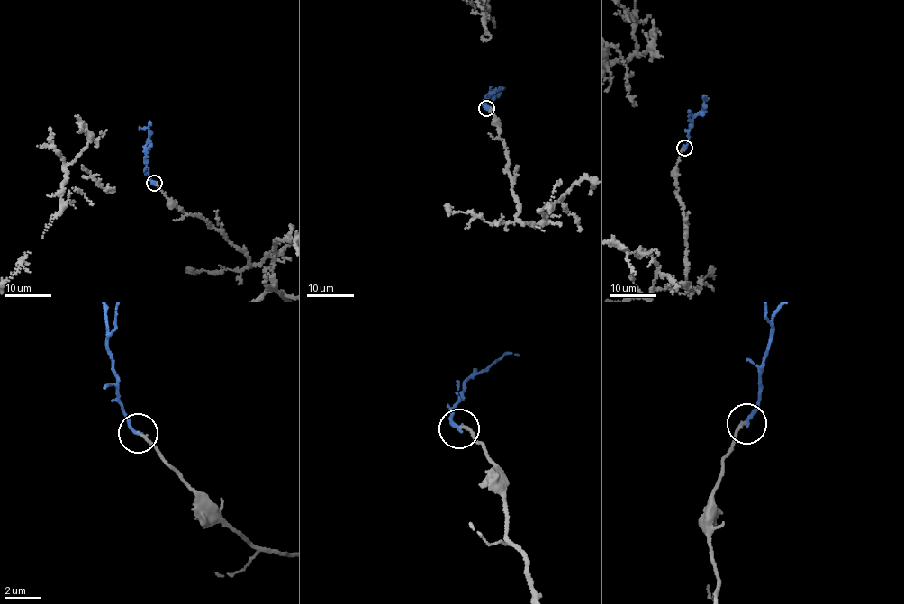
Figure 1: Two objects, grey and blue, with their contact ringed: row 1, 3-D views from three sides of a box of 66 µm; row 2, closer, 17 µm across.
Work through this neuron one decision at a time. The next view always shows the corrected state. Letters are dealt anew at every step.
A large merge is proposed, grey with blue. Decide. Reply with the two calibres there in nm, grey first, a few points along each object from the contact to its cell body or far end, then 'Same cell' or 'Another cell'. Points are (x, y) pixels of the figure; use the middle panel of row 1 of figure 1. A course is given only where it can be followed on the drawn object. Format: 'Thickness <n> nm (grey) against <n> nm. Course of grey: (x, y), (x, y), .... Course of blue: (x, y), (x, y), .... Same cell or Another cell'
Thickness 170 nm (grey) against 200 nm. Course of blue: (486, 109), (484, 104), (491, 94), (500, 94), (490, 87). Same cell

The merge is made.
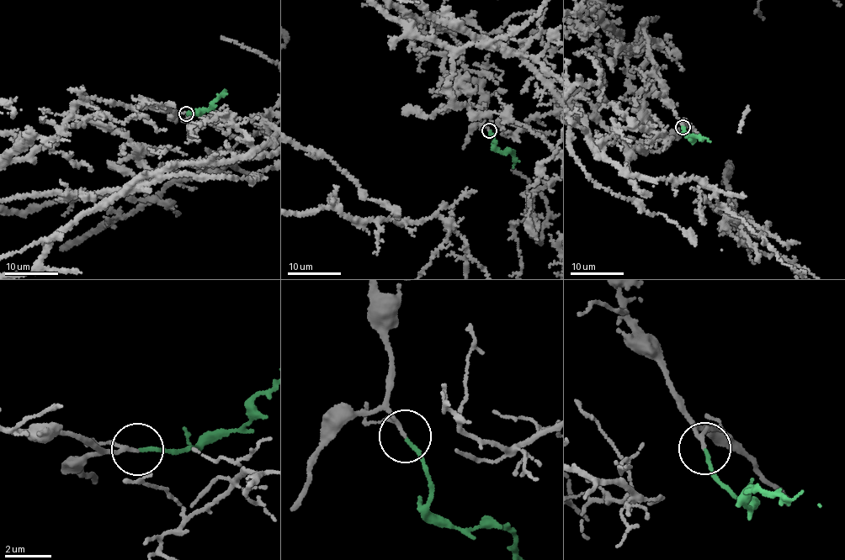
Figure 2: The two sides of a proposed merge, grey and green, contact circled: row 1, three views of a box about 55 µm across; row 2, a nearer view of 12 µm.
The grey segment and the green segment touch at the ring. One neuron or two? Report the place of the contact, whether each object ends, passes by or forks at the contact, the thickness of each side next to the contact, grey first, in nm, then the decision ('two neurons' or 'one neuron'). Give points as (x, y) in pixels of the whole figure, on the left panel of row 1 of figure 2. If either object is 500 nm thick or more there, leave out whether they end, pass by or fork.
place (186, 113); grey passes by; green ends; calibres 120 and 150 nm; one neuron

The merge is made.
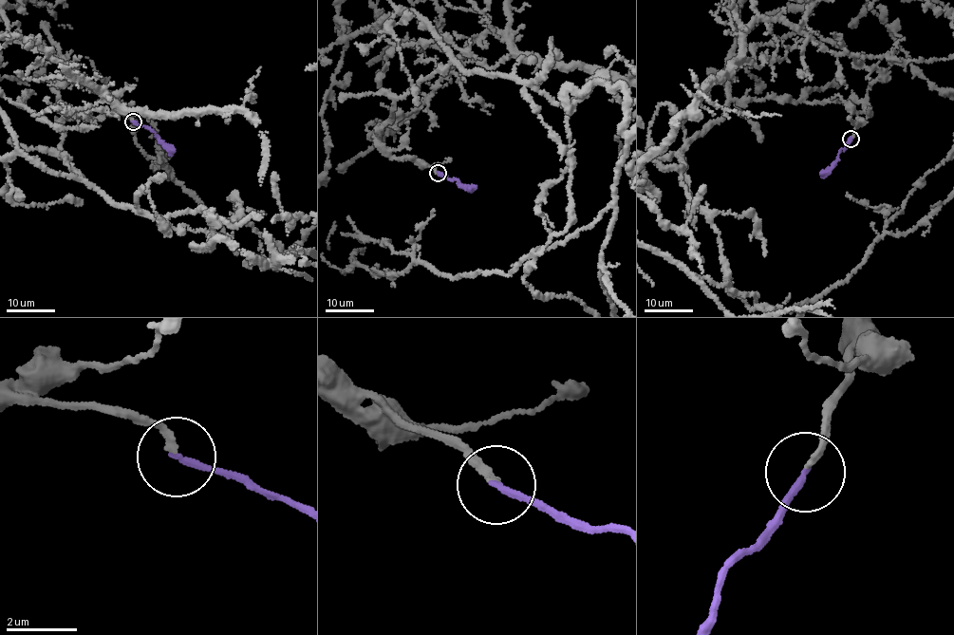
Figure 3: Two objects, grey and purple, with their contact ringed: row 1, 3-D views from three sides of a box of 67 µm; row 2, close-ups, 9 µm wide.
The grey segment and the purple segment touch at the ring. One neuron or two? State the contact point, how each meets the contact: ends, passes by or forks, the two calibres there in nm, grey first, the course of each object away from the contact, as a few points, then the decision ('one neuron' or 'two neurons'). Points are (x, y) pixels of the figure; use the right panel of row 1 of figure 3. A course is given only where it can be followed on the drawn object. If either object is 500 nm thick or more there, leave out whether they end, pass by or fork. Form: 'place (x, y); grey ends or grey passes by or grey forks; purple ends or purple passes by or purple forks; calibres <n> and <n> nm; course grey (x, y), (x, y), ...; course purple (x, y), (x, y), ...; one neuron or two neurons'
place (851, 139); grey ends; purple ends; calibres 170 and 200 nm; course grey (851, 138), (869, 114), (853, 100), (731, 101), (680, 170), (645, 158); course purple (851, 138), (836, 161), (820, 176); one neuron

